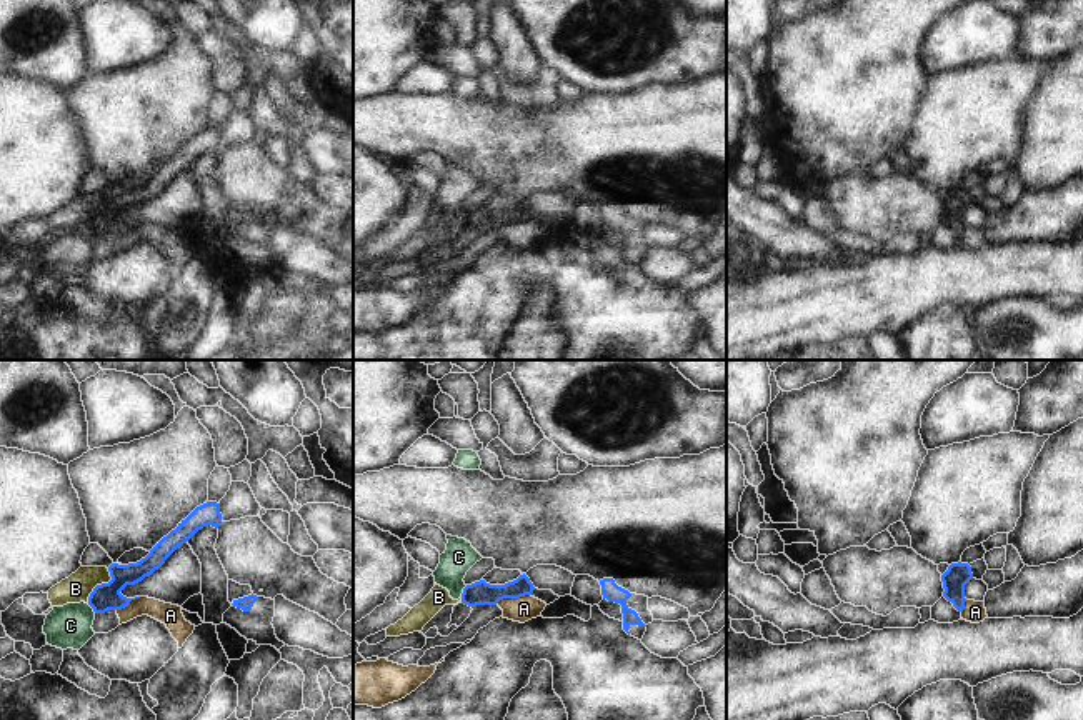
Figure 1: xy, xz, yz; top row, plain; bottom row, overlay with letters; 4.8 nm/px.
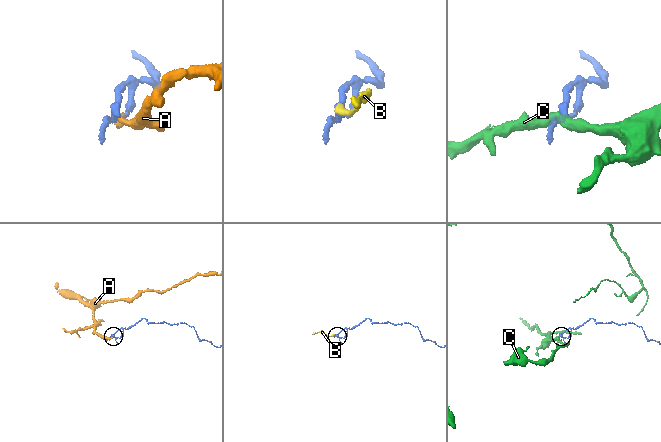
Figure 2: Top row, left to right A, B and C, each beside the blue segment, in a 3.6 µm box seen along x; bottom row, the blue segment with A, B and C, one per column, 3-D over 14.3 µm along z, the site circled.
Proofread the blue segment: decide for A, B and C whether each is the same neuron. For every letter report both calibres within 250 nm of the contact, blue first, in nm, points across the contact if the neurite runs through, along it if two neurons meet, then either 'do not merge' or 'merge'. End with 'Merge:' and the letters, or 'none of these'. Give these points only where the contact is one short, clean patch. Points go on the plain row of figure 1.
A: calibres 110 and 120 nm; border xz (530, 220), (505, 224), (495, 230); do not merge
B: calibres 130 and 140 nm; way xy (105, 224), (102, 210), (75, 215); merge
C: calibres 110 and 150 nm; border xz (467, 212), (460, 224); do not merge
Merge: B

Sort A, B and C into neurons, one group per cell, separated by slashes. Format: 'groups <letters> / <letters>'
groups A / B / C

